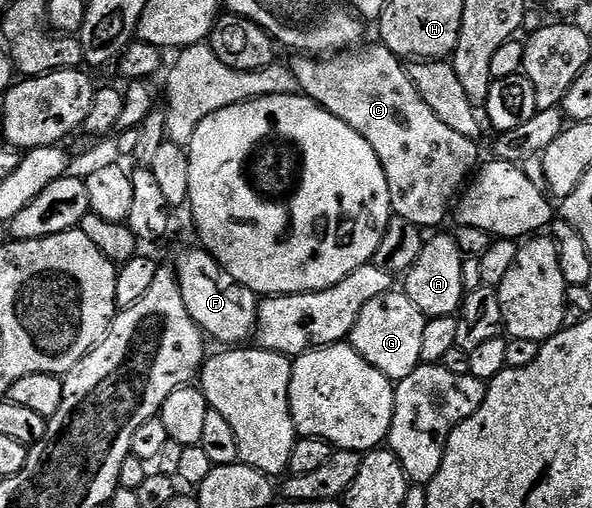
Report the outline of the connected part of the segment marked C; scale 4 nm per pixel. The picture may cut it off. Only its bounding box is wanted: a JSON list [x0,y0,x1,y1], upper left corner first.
[289,43,480,231]

